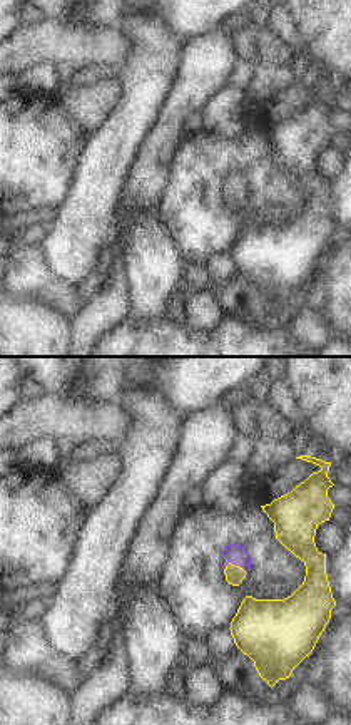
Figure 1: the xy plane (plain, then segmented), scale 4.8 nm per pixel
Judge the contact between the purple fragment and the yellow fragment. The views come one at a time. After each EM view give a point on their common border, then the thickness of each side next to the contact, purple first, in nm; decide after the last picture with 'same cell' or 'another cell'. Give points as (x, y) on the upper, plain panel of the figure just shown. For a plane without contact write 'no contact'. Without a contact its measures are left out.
meets purple at (236, 190); 100 nm thick on the purple side, 90 nm on the other

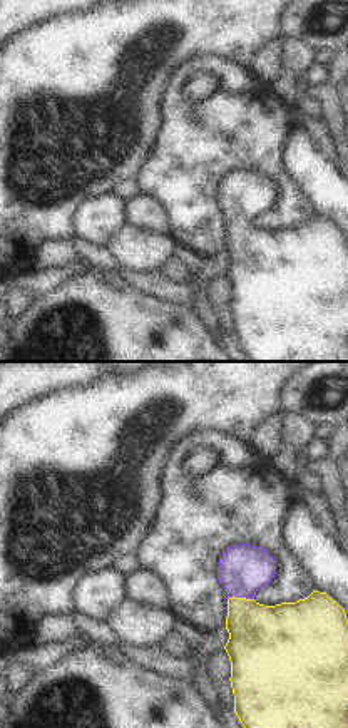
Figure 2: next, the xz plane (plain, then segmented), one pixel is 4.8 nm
meets purple at (240, 221); 240 nm thick on the purple side, 360 nm on the other

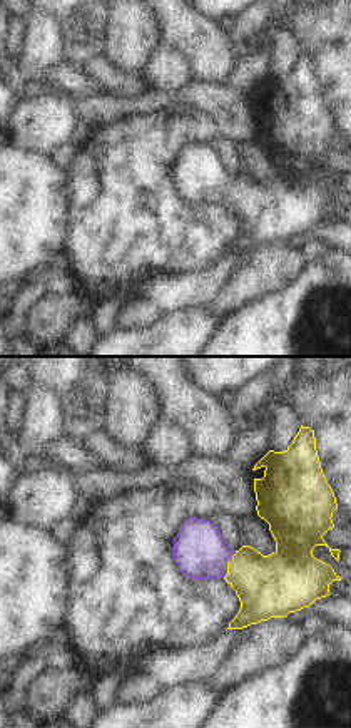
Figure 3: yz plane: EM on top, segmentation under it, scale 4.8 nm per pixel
meets purple at (226, 191); 260 nm thick on the purple side, 300 nm on the other

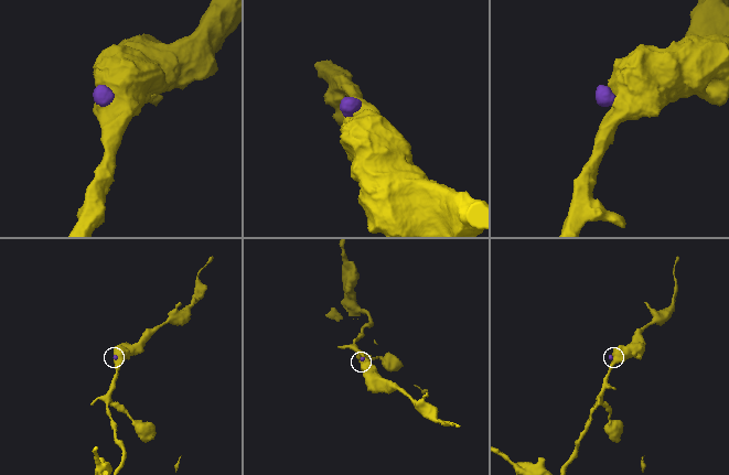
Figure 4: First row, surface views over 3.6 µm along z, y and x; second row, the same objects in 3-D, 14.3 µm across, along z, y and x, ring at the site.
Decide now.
same cell

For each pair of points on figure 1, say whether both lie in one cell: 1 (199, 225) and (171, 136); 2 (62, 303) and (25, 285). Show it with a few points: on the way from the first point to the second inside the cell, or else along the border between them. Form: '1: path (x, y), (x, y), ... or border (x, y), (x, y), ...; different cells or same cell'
1: border (184, 134), (171, 158), (169, 176), (164, 186); different cells
2: path (54, 295), (45, 287), (34, 285); same cell

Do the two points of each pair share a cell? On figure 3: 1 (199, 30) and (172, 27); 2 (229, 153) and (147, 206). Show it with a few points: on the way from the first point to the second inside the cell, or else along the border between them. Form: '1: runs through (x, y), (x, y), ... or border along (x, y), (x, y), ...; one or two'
1: runs through (193, 30), (179, 27); one
2: runs through (199, 134), (183, 134), (147, 169), (147, 176); one

